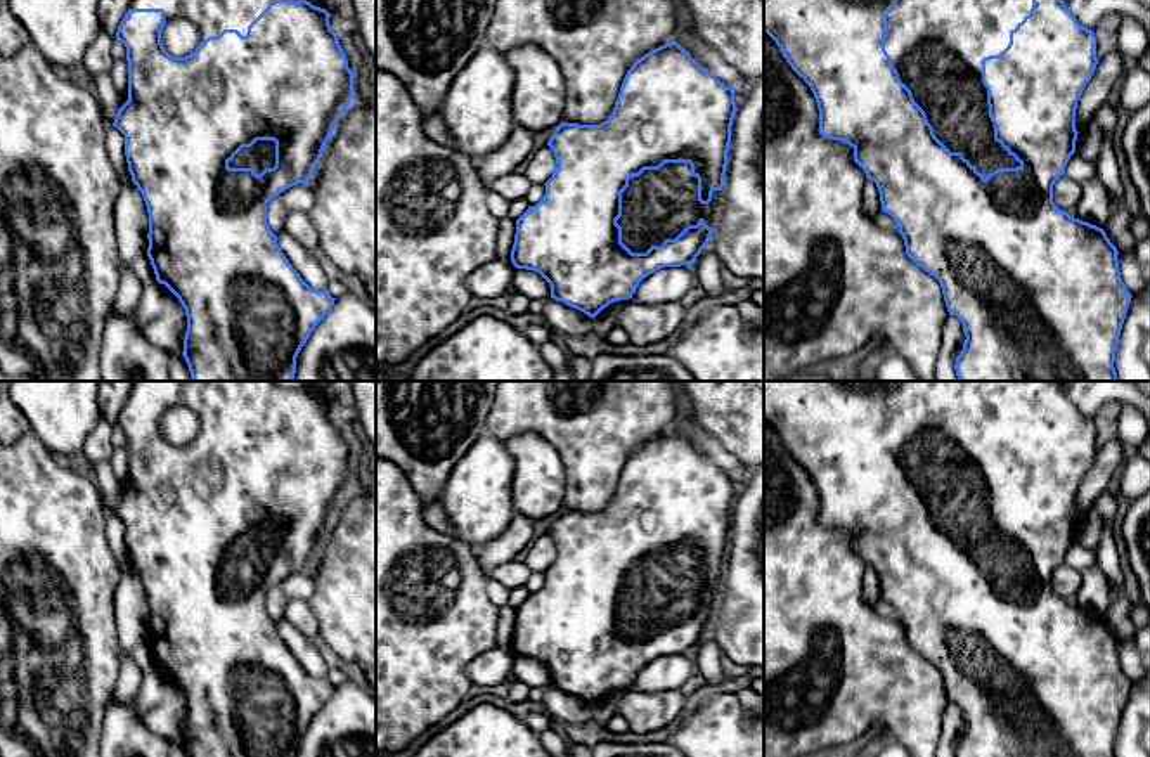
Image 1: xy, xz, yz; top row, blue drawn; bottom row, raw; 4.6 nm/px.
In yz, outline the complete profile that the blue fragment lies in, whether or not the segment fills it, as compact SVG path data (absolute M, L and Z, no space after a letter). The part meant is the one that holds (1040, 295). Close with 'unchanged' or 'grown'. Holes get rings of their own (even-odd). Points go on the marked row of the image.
M764 0L764 33L776 42L791 69L811 87L819 109L819 133L824 139L847 142L854 149L854 161L864 170L866 178L878 187L882 211L888 213L899 227L897 232L904 239L906 255L939 281L949 315L961 320L966 340L954 364L958 381L1117 381L1115 352L1133 298L1121 279L1119 251L1103 229L1070 217L1053 203L1053 185L1065 175L1065 166L1076 152L1079 133L1076 130L1077 100L1098 64L1095 31L1081 26L1063 0Z | grown

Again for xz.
M675 40L644 54L627 71L620 87L613 113L599 125L561 123L556 126L547 146L556 158L556 170L544 184L546 194L516 220L514 244L511 249L511 262L516 269L539 272L551 286L551 298L596 317L603 308L613 301L629 300L636 293L639 282L649 274L663 267L693 265L696 256L708 246L717 210L722 199L724 175L727 166L727 151L731 144L731 126L738 111L734 102L736 88L720 83L707 68L700 66L688 50Z | grown

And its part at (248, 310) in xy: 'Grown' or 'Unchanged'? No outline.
Grown

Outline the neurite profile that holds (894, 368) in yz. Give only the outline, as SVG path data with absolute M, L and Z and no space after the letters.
M890 350L876 371L876 381L920 381L911 362Z

